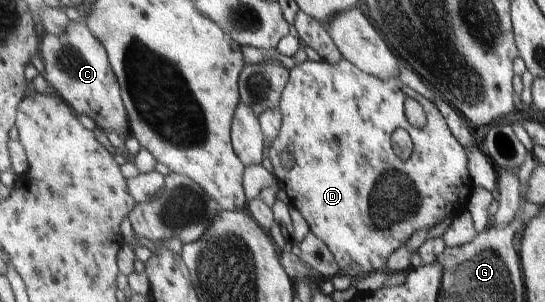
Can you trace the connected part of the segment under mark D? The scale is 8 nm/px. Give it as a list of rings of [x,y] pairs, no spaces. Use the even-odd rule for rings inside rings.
[[[341,58],[341,62],[335,64],[332,61],[320,60],[319,62],[305,62],[298,64],[290,70],[291,76],[289,83],[285,86],[284,96],[281,96],[280,110],[283,114],[283,127],[280,136],[275,140],[268,150],[268,160],[271,161],[271,168],[282,188],[291,198],[293,206],[297,208],[303,216],[310,231],[318,238],[321,238],[327,244],[333,256],[336,257],[337,263],[340,265],[342,274],[348,273],[351,268],[355,268],[359,272],[360,277],[367,276],[371,272],[381,272],[387,268],[389,256],[396,252],[405,242],[411,238],[411,234],[417,230],[432,228],[441,222],[445,222],[443,218],[447,216],[456,216],[459,212],[466,208],[467,200],[471,196],[473,184],[469,177],[468,154],[460,141],[452,134],[449,124],[445,121],[445,116],[441,110],[429,98],[425,98],[423,94],[415,91],[411,86],[400,82],[399,79],[383,80],[378,76],[373,76],[357,68],[353,62],[349,62],[347,58]],[[405,98],[415,98],[425,106],[425,112],[429,116],[429,122],[425,128],[415,128],[409,124],[407,116],[405,116]],[[397,128],[402,128],[409,134],[414,144],[412,155],[407,160],[401,160],[391,144],[391,136]],[[288,152],[292,155],[293,161],[290,168],[286,168],[281,161],[281,154]]]

